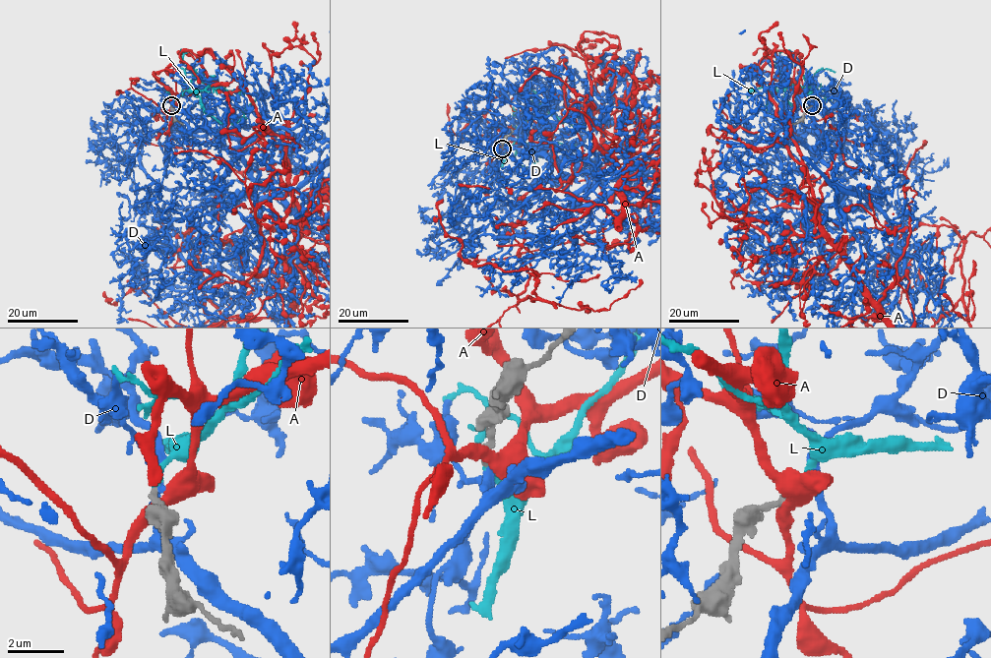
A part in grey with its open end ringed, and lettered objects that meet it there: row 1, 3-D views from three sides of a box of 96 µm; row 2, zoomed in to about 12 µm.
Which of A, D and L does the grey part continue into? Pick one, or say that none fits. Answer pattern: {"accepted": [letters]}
{"accepted": ["L"]}

